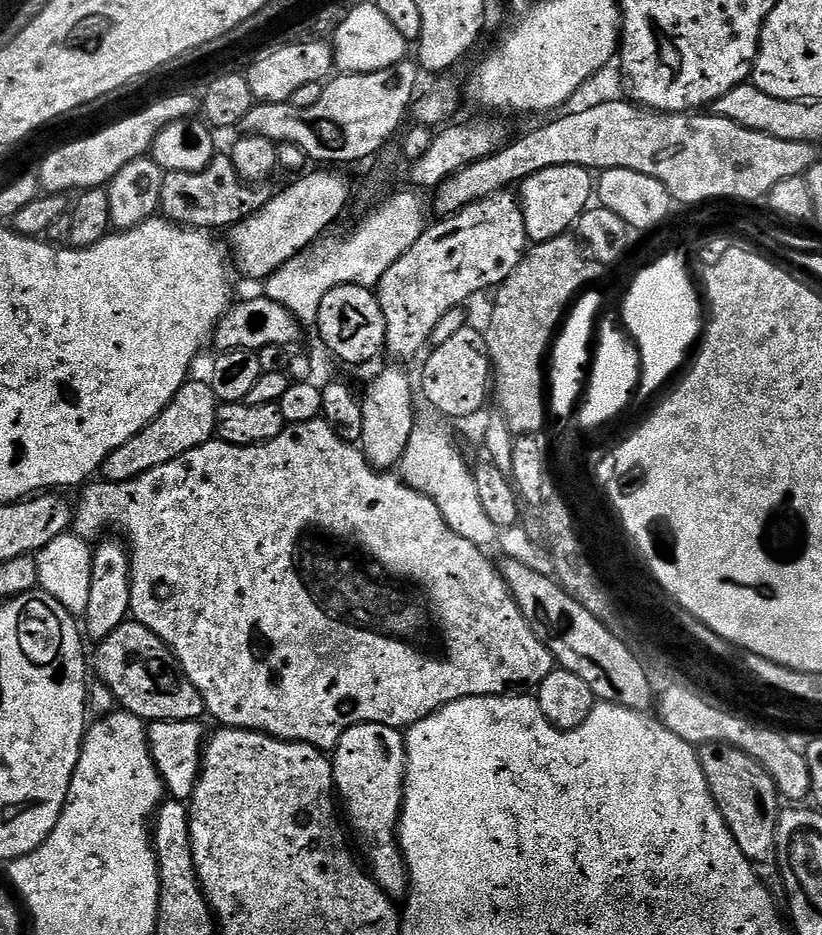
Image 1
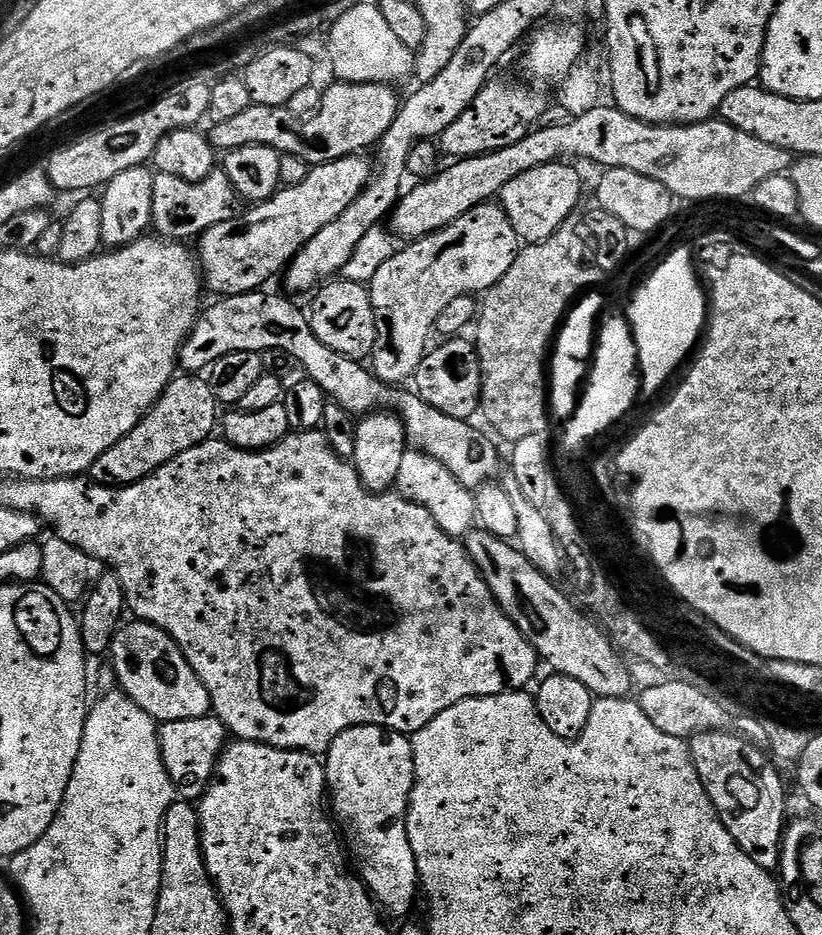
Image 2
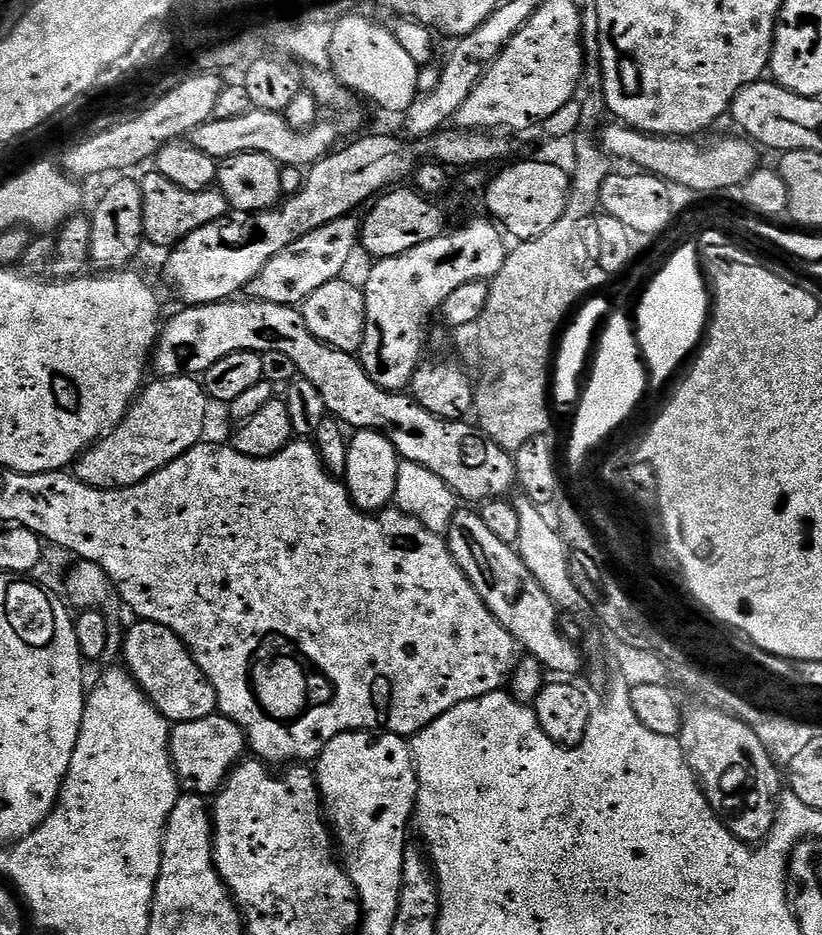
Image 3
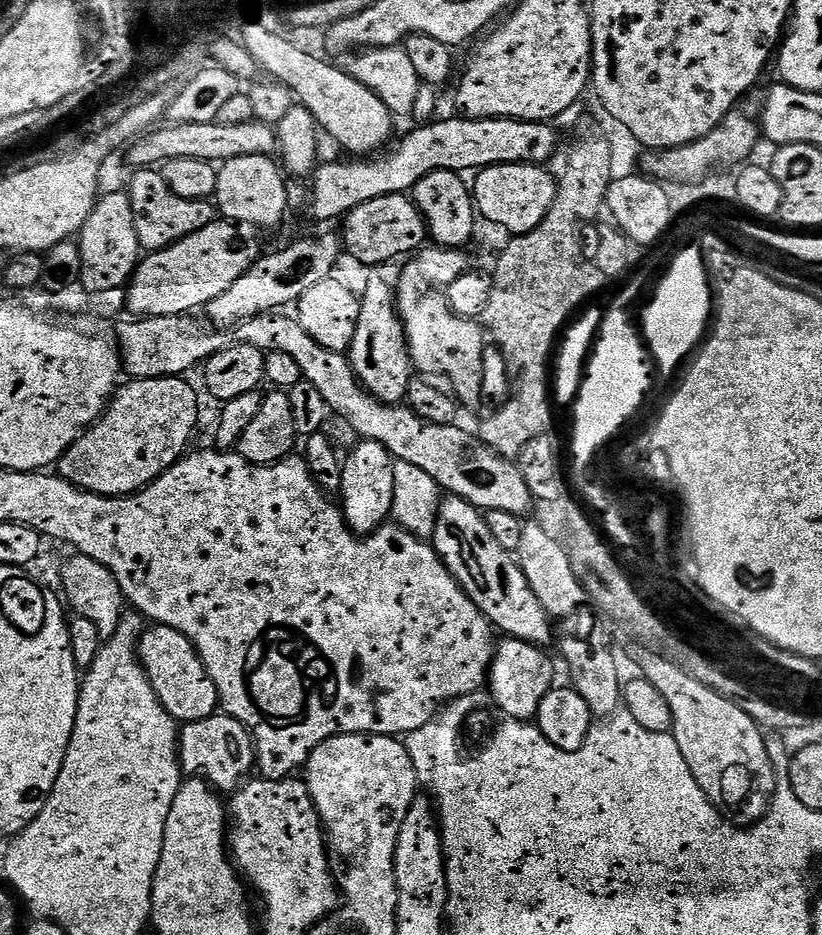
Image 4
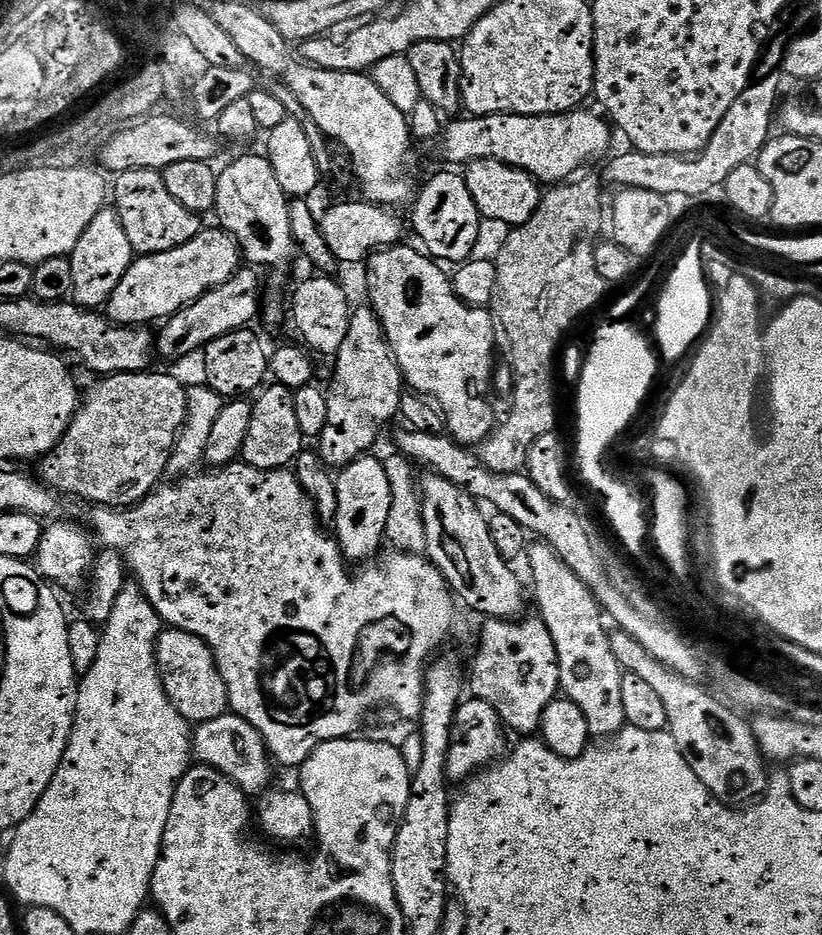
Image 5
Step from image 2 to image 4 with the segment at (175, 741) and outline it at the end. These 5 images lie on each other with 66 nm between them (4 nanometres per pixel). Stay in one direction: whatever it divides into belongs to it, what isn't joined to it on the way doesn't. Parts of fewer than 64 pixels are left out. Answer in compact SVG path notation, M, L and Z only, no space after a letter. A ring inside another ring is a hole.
M227 714L185 723L178 736L178 751L183 771L189 777L206 780L224 794L235 793L249 779L248 771L251 768L253 771L258 764L252 733L246 725Z

